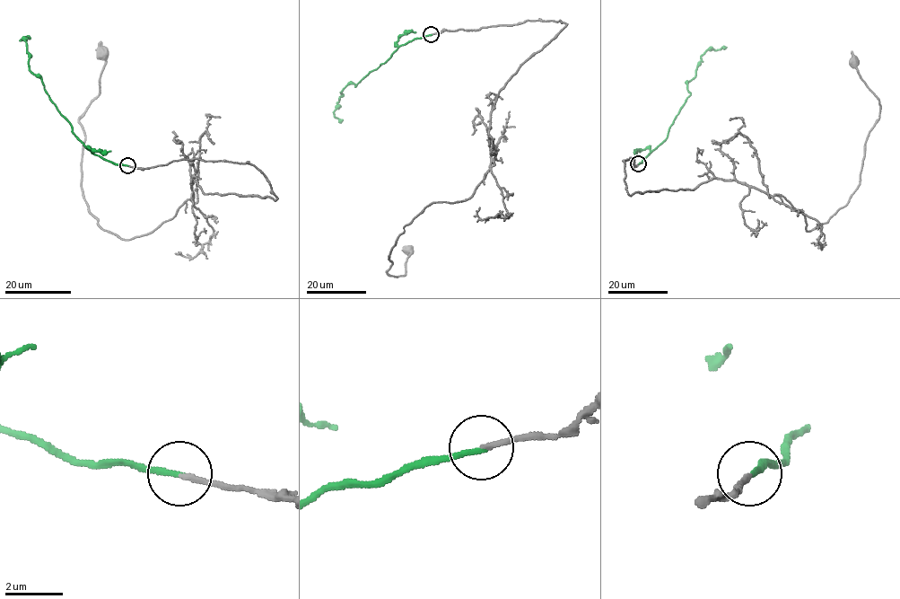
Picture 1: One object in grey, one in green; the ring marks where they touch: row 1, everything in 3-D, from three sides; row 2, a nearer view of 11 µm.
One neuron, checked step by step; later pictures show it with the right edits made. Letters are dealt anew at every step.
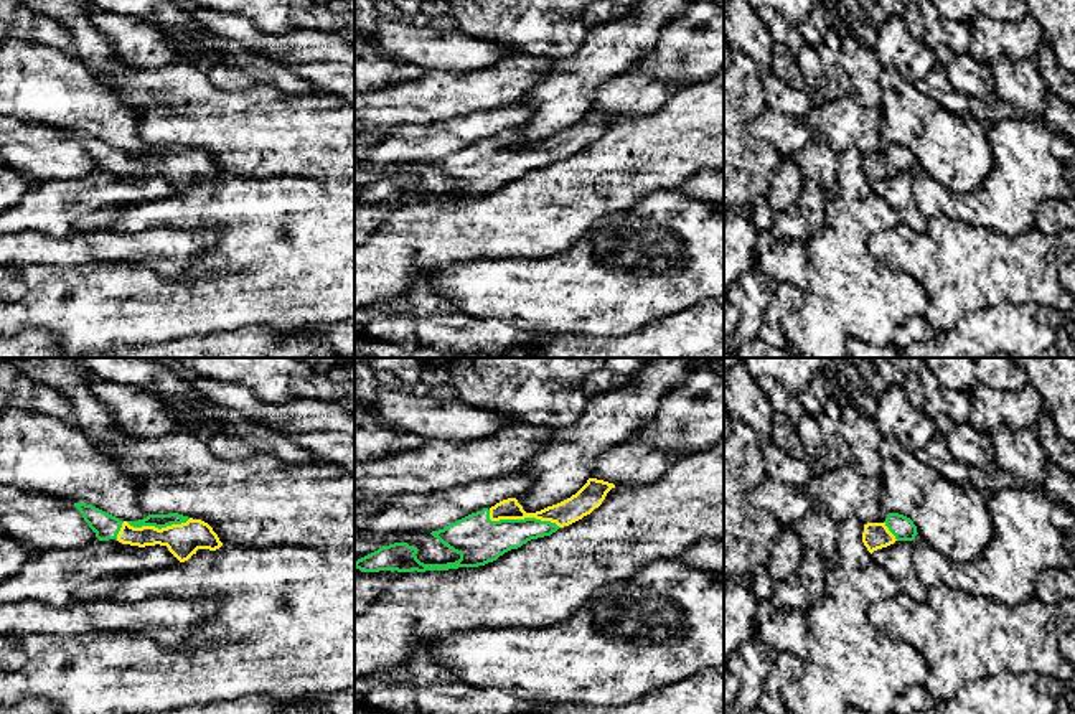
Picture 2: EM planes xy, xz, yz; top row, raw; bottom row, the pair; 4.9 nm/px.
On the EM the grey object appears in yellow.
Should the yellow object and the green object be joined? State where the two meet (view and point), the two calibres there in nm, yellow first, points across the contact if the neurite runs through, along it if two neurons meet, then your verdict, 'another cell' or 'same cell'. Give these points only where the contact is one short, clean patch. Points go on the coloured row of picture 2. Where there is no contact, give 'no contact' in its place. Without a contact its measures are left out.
contact xy (149, 526); calibres 160 and 70 nm; way xy (183, 540), (173, 530), (149, 526), (159, 521); same cell

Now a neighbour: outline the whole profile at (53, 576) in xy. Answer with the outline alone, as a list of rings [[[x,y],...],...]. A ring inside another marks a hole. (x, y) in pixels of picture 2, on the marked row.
[[[117,539],[92,541],[77,549],[46,549],[23,569],[0,582],[0,607],[41,602],[56,608],[74,605],[76,592],[89,582],[110,575],[132,575],[176,566],[167,546],[130,546]]]

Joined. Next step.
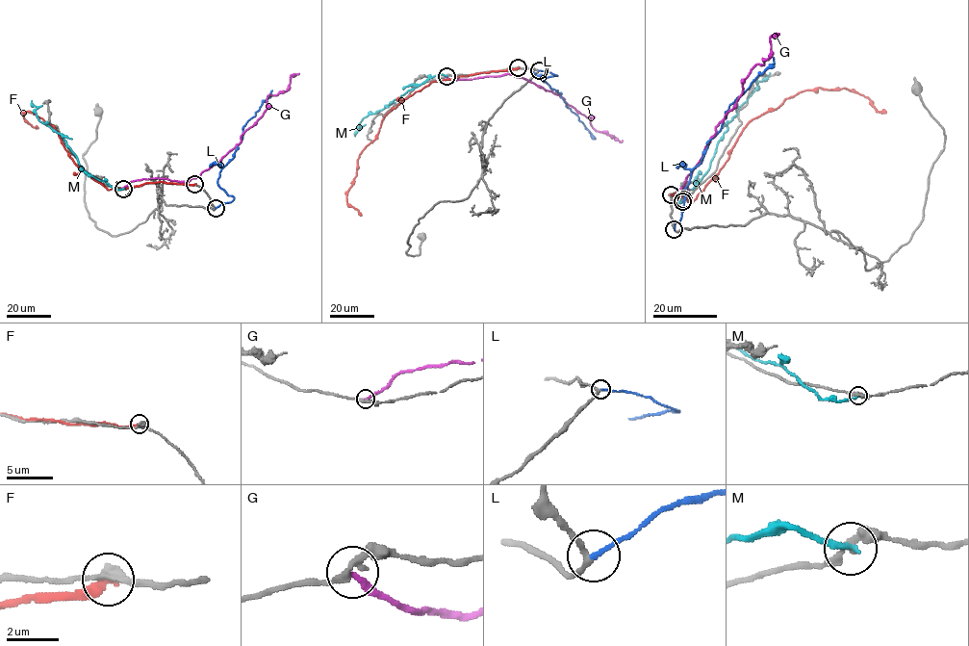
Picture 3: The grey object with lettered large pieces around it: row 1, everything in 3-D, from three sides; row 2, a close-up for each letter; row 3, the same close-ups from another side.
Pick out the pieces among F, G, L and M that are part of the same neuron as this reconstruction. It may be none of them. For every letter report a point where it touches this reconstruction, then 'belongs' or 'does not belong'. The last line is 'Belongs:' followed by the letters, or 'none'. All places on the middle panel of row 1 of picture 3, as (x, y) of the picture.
F: (518, 67) | does not belong
G: (446, 76) | does not belong
L: (539, 70) | belongs
M: (446, 76) | does not belong
Belongs: L

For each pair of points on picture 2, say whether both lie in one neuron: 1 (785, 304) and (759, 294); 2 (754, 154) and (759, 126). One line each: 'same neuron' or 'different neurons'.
1: different neurons
2: different neurons

